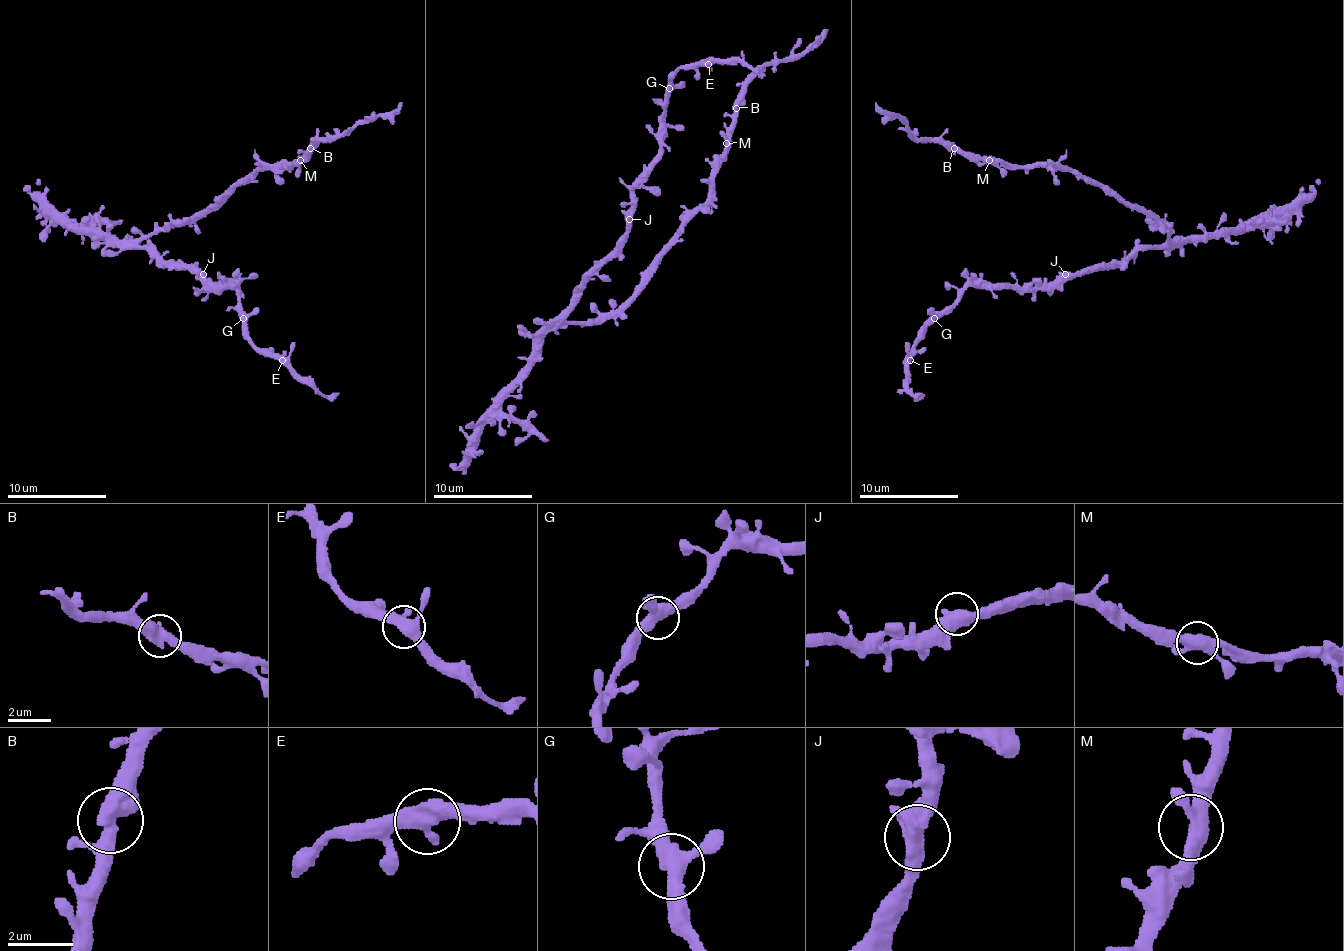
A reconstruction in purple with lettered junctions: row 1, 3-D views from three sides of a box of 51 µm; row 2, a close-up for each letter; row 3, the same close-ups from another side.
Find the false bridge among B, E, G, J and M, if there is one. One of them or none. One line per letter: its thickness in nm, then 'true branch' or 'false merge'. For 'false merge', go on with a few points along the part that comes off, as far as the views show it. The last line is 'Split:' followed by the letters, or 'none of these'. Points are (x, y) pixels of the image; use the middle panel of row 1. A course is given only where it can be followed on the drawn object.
B: 440 nm thick; true branch
E: 440 nm thick; true branch
G: 440 nm thick; true branch
J: 420 nm thick; true branch
M: 420 nm thick; true branch
Split: none of these

